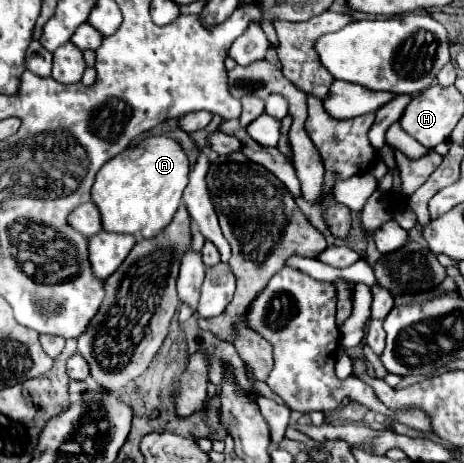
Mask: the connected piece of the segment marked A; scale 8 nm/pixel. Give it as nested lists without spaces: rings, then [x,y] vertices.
[[[166,135],[146,137],[136,147],[110,159],[96,175],[92,201],[100,207],[104,231],[156,237],[174,217],[182,203],[182,191],[188,185],[188,157],[180,143]]]

